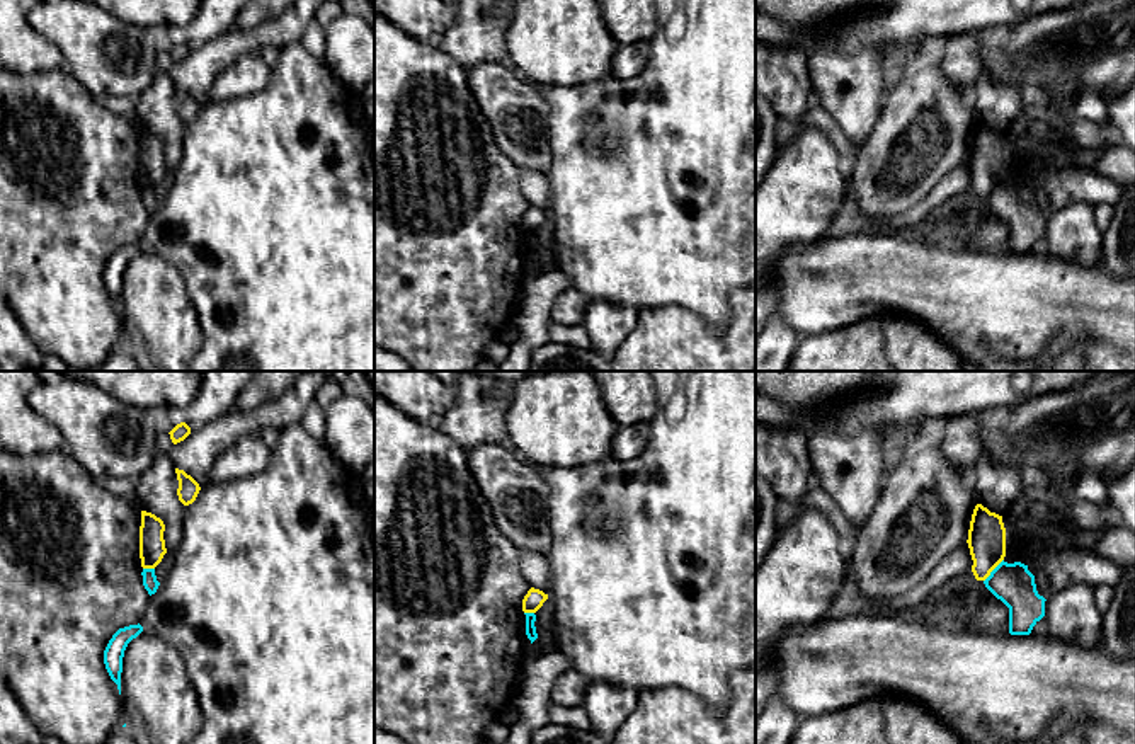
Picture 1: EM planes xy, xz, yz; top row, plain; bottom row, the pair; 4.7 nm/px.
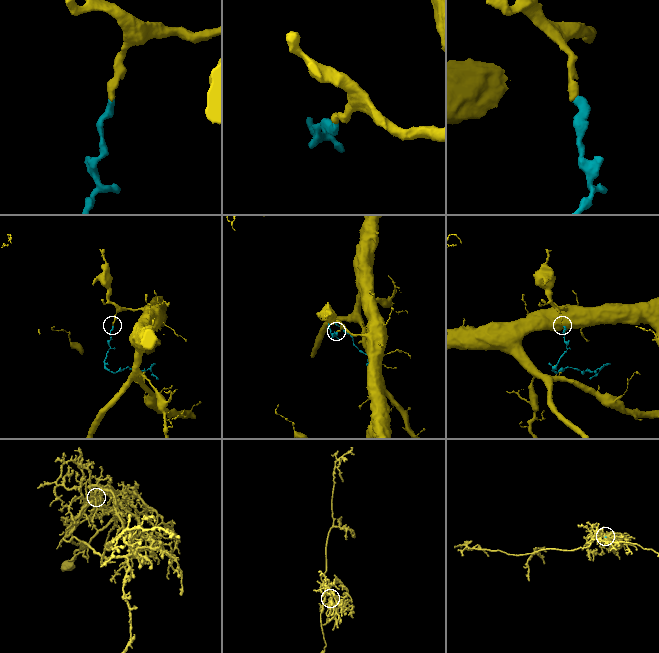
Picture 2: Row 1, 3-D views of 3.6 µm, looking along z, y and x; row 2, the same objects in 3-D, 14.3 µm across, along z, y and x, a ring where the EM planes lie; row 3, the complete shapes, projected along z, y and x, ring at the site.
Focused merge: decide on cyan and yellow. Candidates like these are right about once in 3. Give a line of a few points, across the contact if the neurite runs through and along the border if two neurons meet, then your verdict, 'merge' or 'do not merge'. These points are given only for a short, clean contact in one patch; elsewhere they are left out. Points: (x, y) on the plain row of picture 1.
line yz (1003, 177), (984, 200); do not merge

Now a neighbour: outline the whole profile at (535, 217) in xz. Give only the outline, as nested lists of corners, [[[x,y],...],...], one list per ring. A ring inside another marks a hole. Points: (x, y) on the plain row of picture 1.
[[[531,206],[522,218],[522,230],[524,232],[536,232],[546,218],[548,218],[548,213],[545,213],[539,208]]]

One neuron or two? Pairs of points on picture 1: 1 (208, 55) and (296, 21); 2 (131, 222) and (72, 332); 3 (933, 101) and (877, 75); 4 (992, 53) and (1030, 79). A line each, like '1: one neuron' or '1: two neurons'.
1: one neuron
2: one neuron
3: two neurons
4: one neuron

